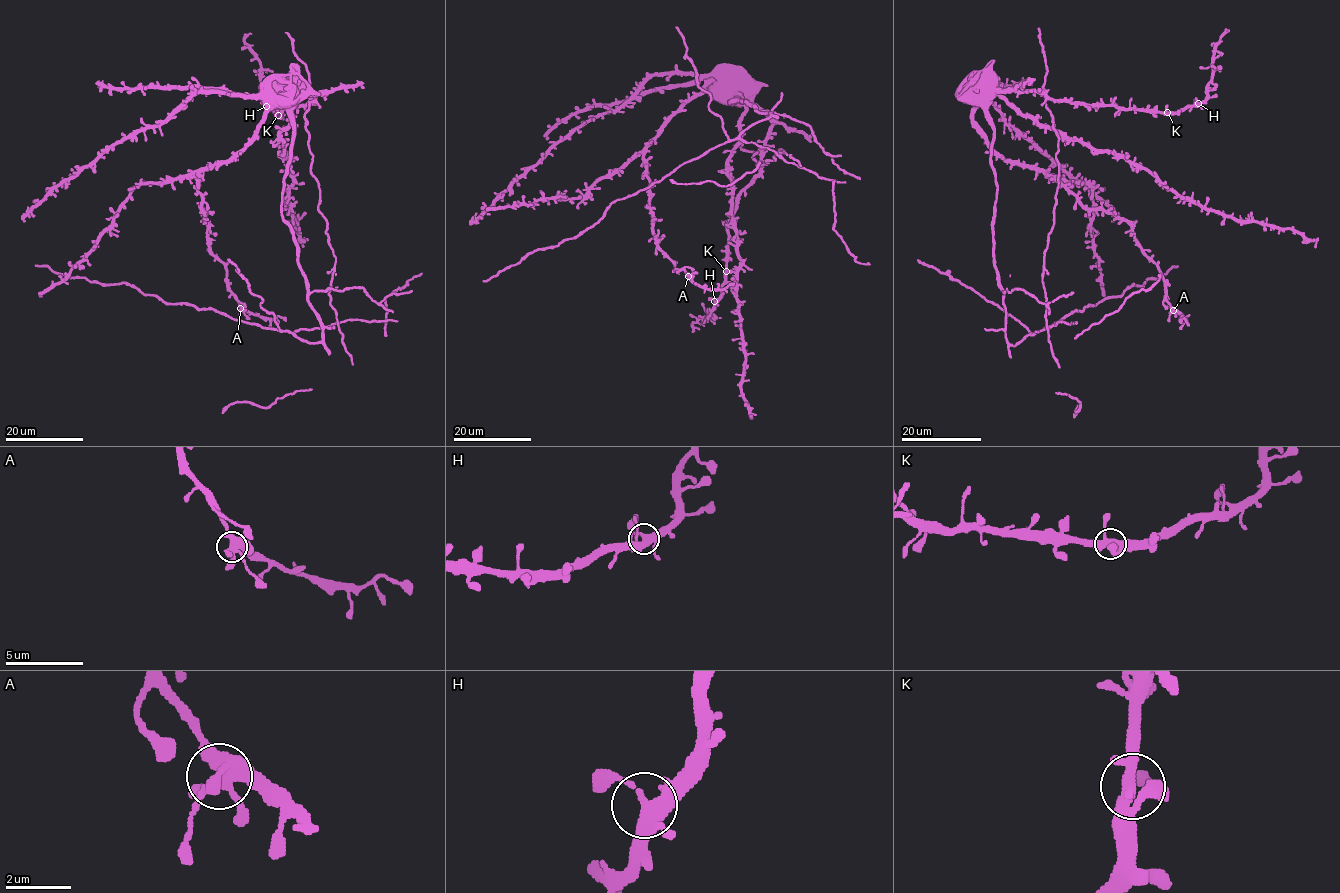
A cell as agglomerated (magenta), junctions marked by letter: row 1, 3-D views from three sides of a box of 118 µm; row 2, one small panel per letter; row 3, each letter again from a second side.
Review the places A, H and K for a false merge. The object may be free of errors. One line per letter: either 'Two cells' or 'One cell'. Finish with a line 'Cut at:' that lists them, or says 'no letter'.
A: Two cells
H: One cell
K: One cell
Cut at: A

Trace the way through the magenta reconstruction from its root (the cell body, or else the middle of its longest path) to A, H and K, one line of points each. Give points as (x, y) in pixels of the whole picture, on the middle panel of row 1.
A: (746, 88), (711, 81), (671, 116), (643, 154), (656, 244), (675, 268), (683, 269), (688, 276)
H: (746, 88), (739, 103), (755, 105), (772, 126), (759, 174), (742, 191), (728, 225), (725, 283), (714, 301)
K: (746, 88), (739, 103), (755, 105), (772, 126), (759, 160), (759, 174), (742, 191), (728, 225), (726, 271)

